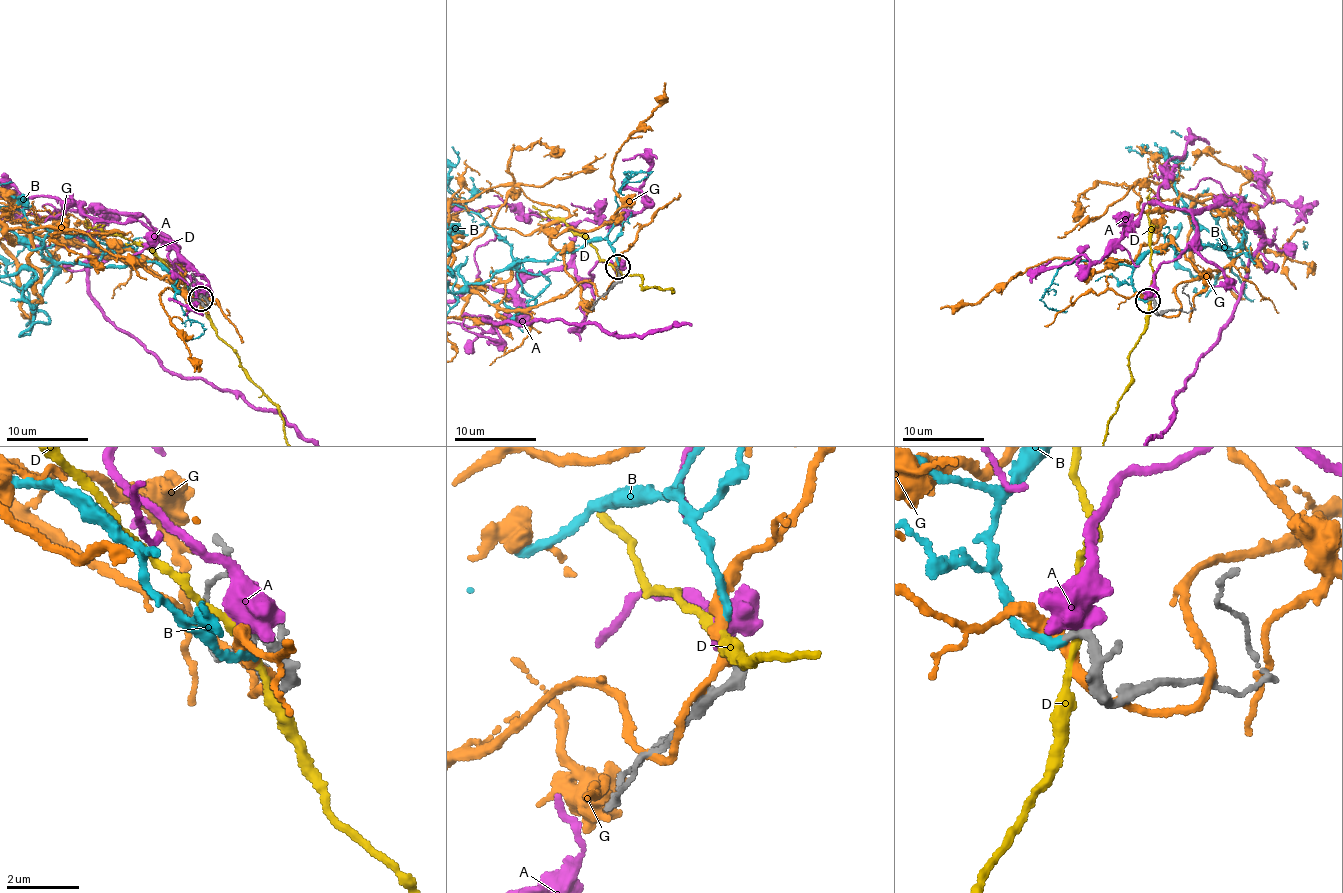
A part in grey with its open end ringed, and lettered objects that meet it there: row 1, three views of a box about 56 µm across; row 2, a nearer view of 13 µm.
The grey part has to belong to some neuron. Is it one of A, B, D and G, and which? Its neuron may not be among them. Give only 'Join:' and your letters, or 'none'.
Join: B

